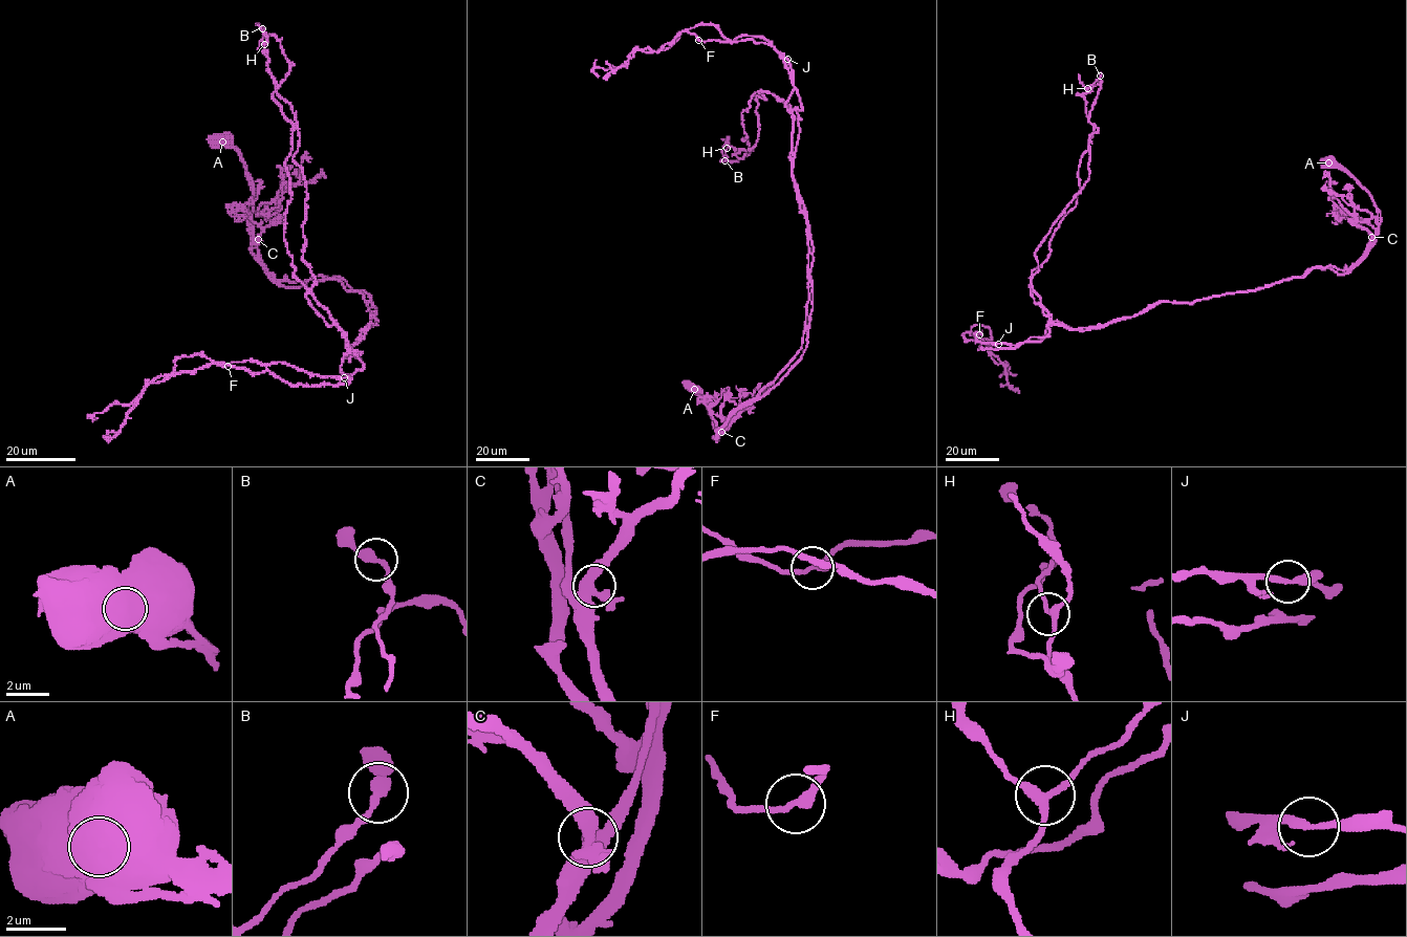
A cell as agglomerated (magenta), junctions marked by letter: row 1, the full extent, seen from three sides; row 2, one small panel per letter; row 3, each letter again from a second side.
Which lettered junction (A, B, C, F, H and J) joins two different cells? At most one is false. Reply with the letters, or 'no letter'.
A

